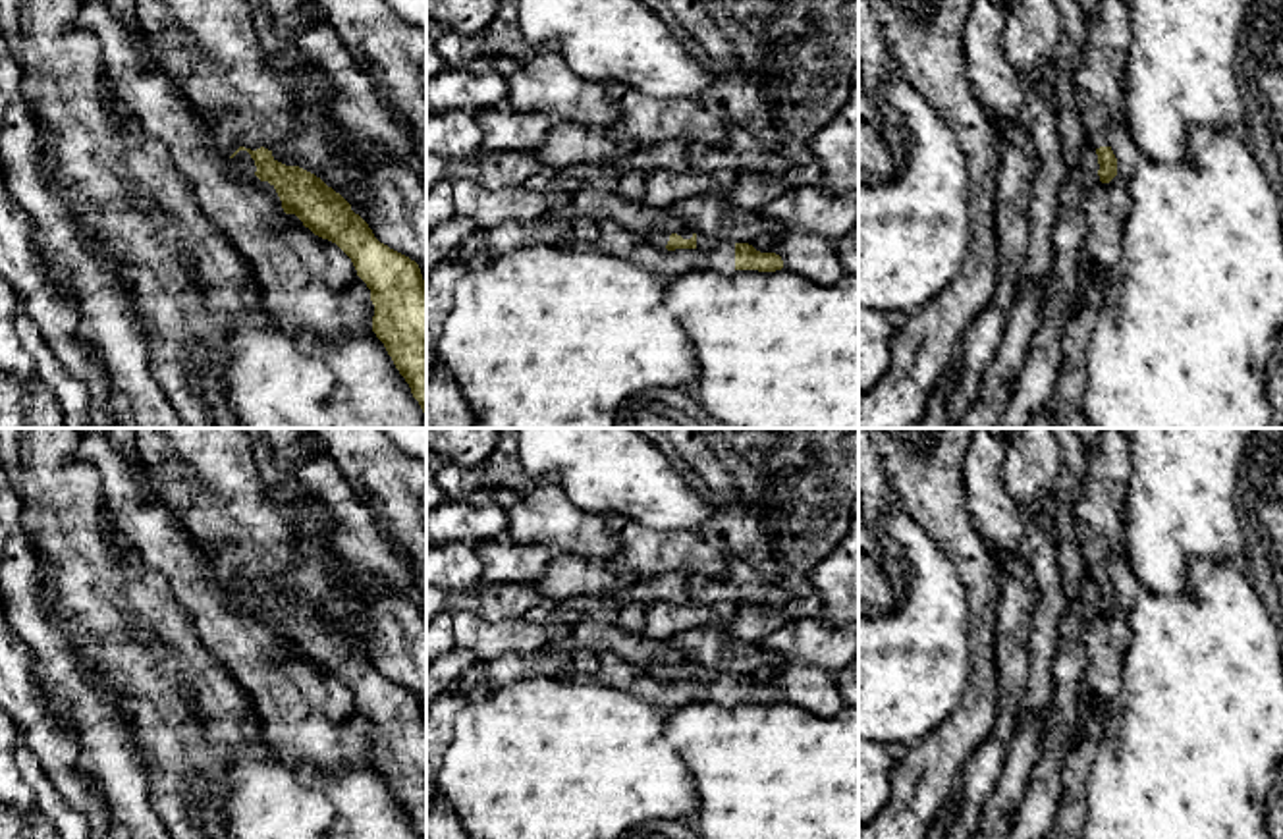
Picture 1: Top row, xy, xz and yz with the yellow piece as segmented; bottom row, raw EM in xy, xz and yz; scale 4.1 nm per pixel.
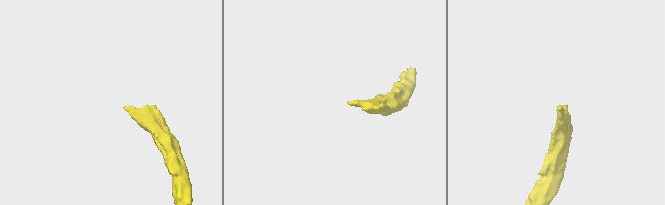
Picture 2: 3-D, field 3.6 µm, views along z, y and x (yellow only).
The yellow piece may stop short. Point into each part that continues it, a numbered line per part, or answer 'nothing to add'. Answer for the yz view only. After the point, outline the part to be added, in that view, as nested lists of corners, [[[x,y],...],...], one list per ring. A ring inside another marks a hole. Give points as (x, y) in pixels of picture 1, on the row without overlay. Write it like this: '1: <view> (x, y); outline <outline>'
1: yz (1098, 515); outline [[[1102,428],[1088,455],[1075,530],[1088,575],[1109,579],[1109,554],[1125,552],[1125,490],[1131,474],[1127,428]]]

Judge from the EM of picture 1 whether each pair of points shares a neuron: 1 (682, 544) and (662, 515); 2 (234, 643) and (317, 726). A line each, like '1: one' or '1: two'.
1: two
2: one

